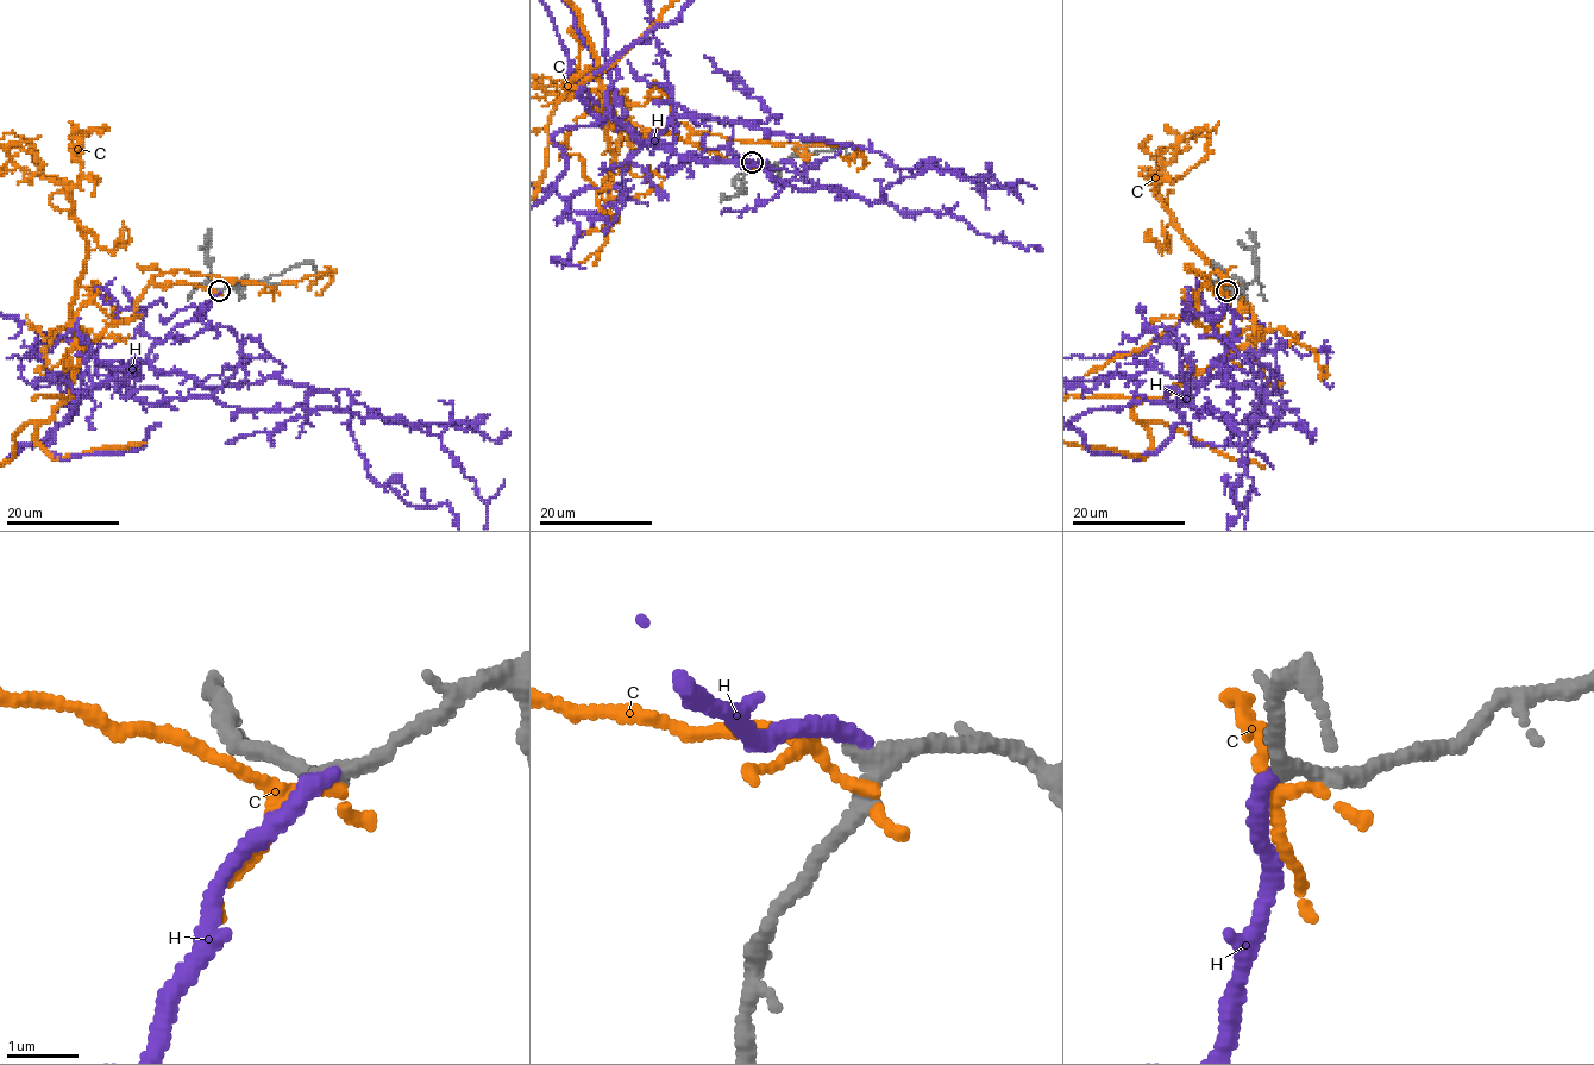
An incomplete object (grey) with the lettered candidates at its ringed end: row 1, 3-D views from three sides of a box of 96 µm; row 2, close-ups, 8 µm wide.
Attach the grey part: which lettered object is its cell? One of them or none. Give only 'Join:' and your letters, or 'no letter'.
Join: H

